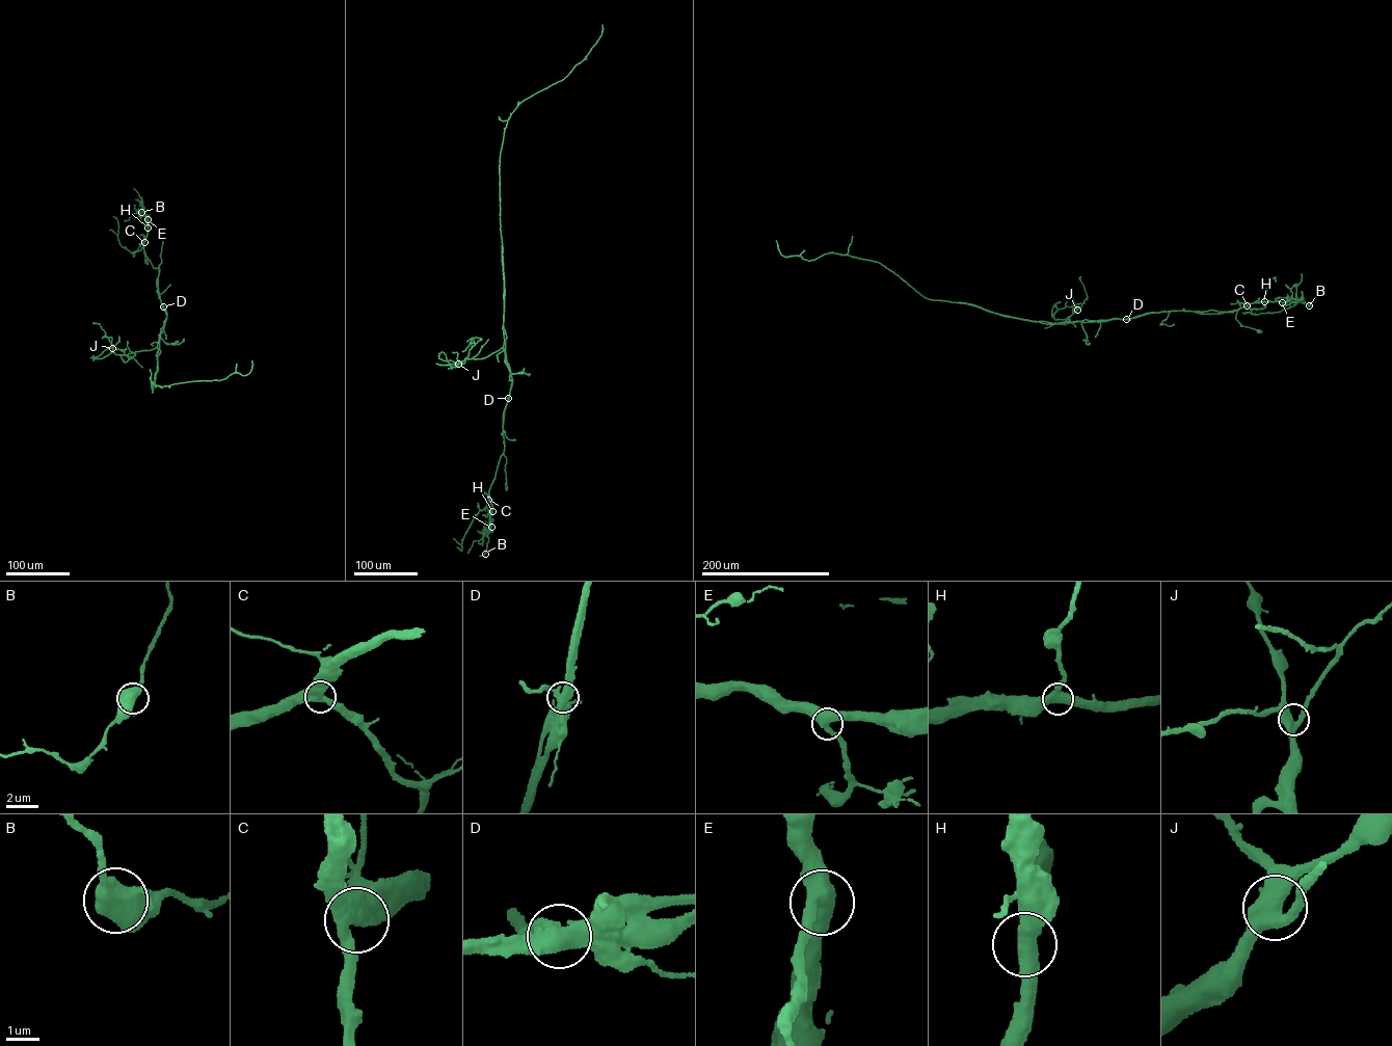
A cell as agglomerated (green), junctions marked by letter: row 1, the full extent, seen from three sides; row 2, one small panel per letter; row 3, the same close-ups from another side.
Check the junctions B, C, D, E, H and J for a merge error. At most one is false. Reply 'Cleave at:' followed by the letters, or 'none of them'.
Cleave at: D

